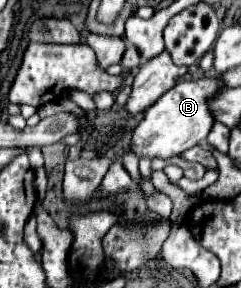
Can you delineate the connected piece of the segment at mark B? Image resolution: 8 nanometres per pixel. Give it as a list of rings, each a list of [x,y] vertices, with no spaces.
[[[221,75],[217,77],[201,77],[193,81],[179,81],[173,89],[169,89],[155,105],[151,105],[145,113],[141,123],[133,131],[133,143],[131,149],[141,157],[161,157],[169,159],[175,155],[181,155],[183,151],[195,147],[197,143],[203,143],[209,135],[209,131],[215,125],[213,109],[209,103],[213,97],[225,87],[225,81]]]

